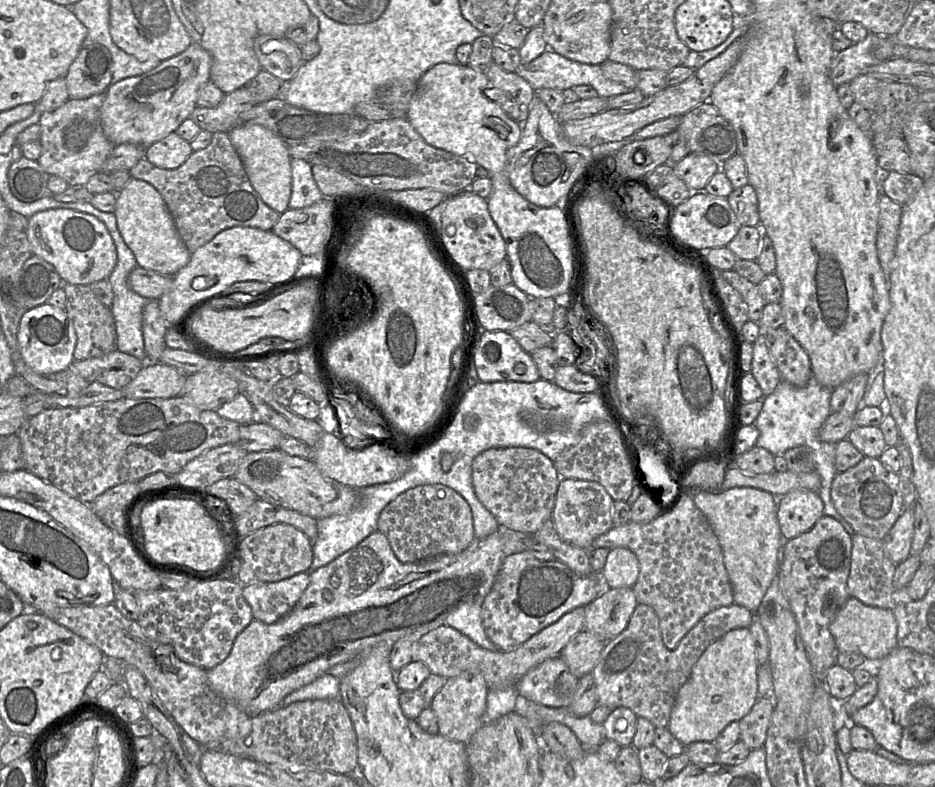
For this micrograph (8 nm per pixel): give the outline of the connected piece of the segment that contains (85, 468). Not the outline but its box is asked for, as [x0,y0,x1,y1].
[16,396,240,504]

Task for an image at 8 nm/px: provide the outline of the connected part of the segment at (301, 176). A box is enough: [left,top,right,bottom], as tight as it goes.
[289,158,324,209]

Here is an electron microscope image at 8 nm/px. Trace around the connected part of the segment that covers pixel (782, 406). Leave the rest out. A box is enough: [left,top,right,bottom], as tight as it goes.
[752,377,855,537]

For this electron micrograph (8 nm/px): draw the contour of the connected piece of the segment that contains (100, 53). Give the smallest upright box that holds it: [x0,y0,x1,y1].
[65,43,112,99]

